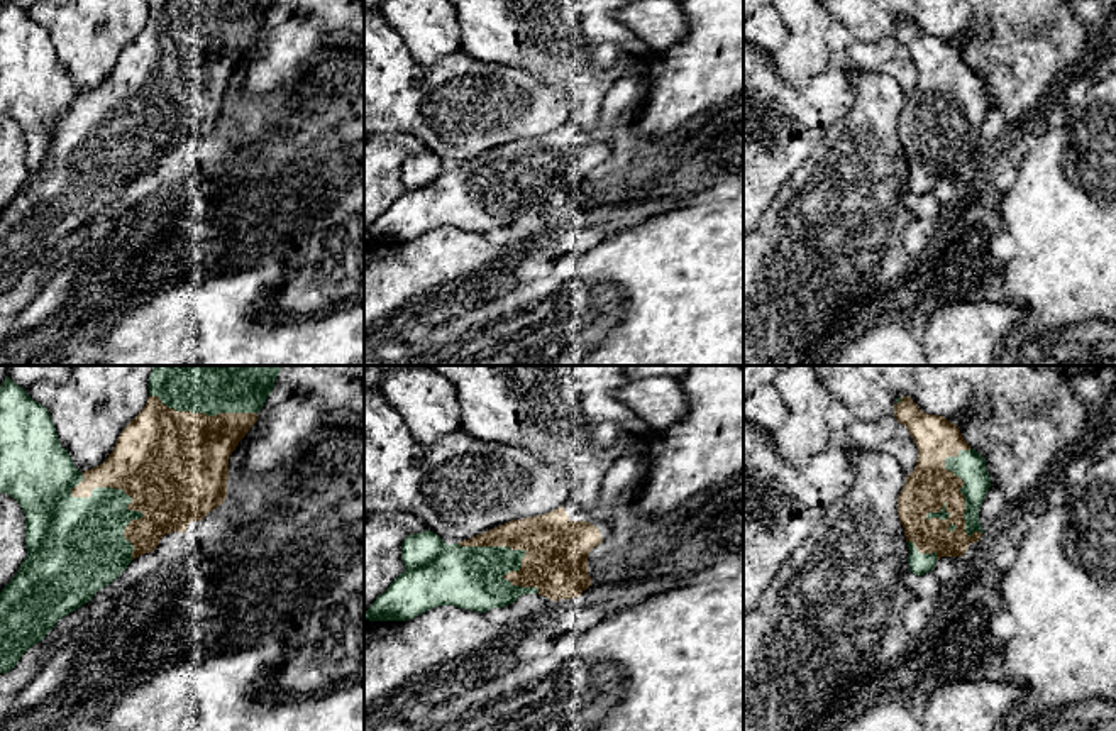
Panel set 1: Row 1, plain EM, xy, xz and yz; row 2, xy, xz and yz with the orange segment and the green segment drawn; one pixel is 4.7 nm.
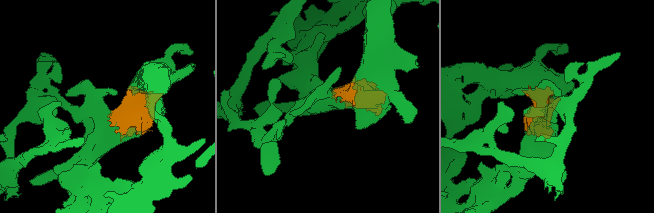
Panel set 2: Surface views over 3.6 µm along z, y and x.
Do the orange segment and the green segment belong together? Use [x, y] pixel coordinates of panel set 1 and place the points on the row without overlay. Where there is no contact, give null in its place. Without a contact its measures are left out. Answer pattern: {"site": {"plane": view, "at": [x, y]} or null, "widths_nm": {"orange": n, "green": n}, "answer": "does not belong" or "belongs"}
{"site": {"plane": "xy", "at": [126, 114]}, "widths_nm": {"orange": 480, "green": 320}, "answer": "belongs"}

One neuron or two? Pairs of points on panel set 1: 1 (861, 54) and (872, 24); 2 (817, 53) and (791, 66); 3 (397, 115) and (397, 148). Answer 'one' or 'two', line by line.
1: two
2: one
3: two

